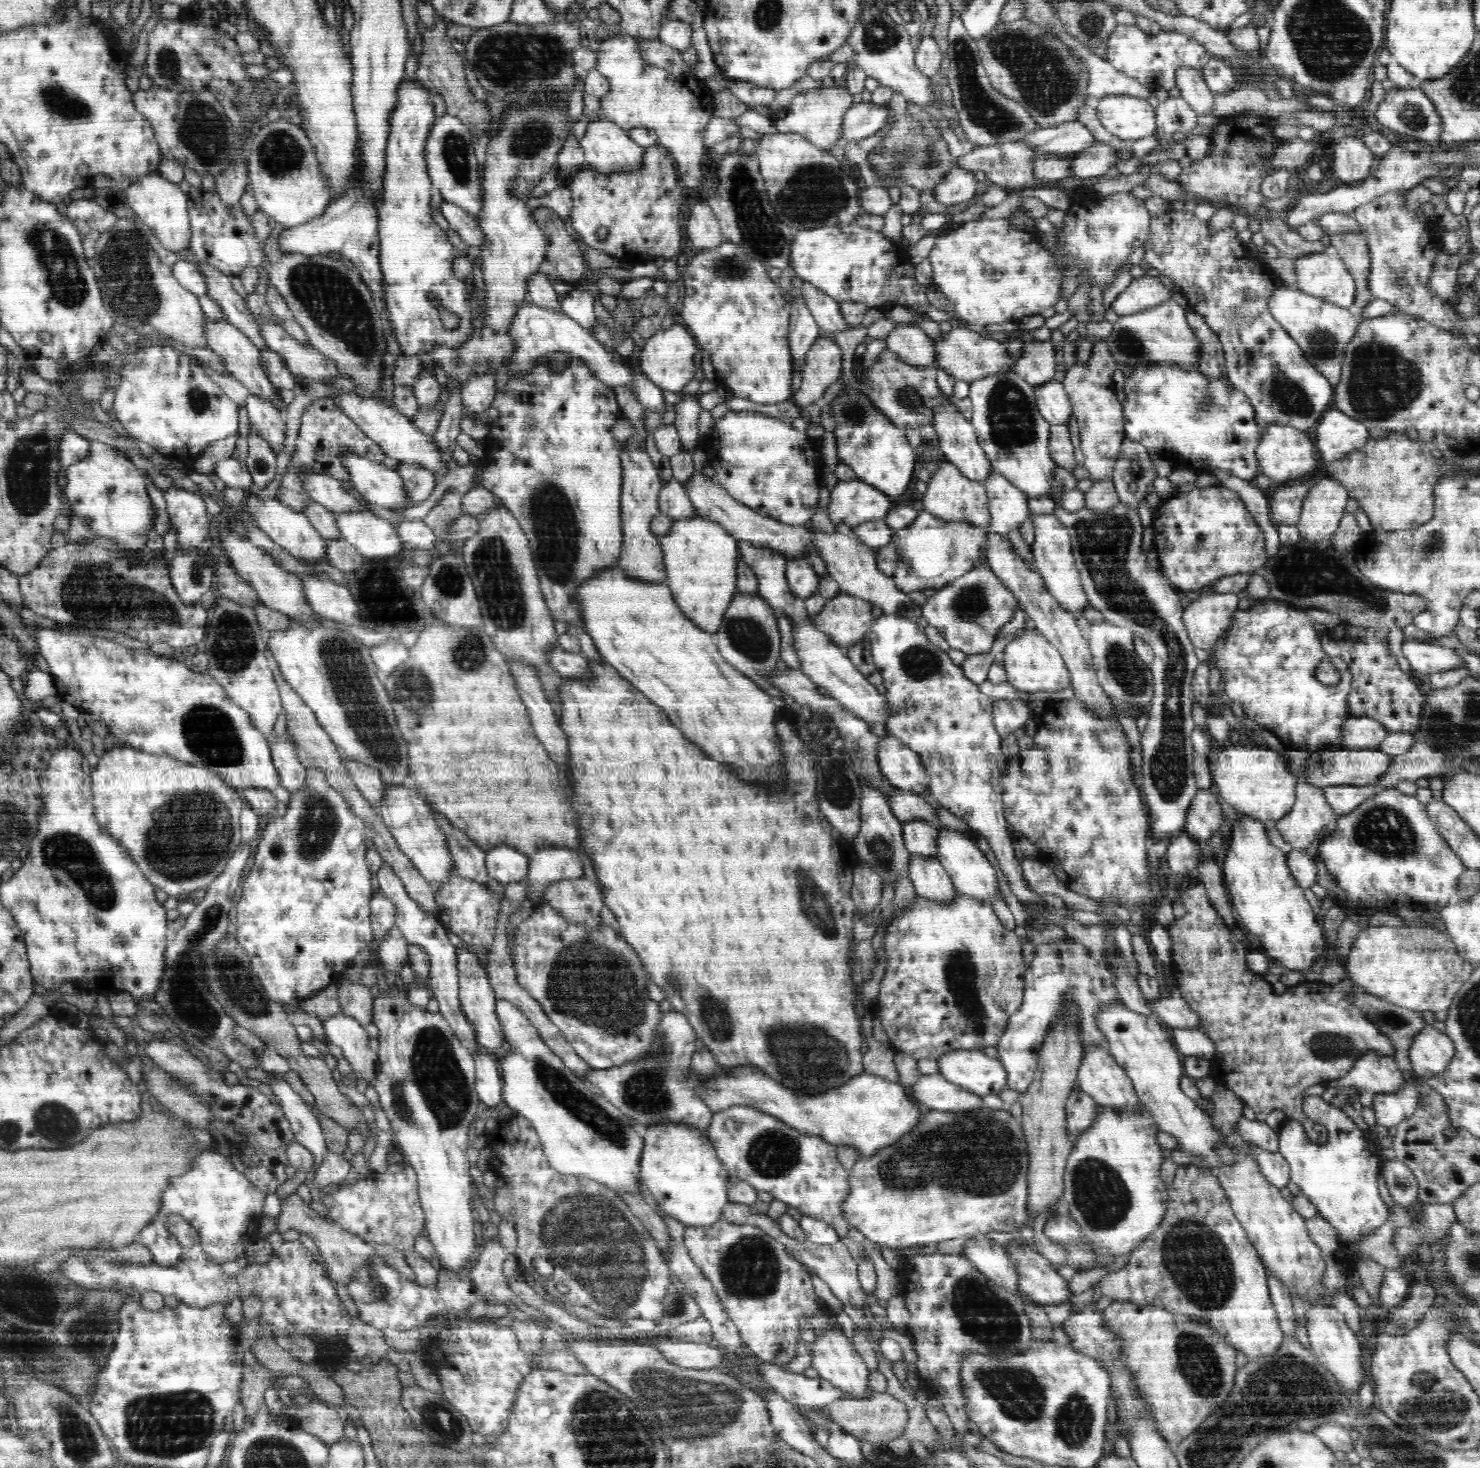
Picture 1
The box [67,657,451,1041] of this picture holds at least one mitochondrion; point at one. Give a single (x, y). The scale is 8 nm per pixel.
(190, 833)

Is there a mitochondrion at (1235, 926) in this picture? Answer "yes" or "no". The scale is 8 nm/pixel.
no

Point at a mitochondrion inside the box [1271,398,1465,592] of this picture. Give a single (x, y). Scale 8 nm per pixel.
(1433, 542)

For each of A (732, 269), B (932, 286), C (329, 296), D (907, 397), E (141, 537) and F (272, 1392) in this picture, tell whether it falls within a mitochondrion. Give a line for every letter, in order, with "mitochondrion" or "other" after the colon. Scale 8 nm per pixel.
A: mitochondrion
B: other
C: mitochondrion
D: mitochondrion
E: other
F: other

